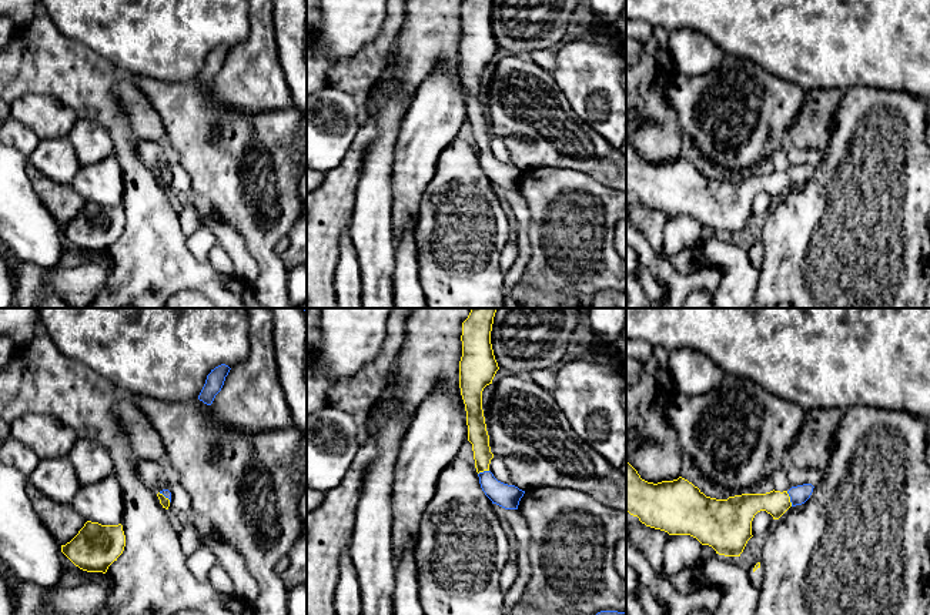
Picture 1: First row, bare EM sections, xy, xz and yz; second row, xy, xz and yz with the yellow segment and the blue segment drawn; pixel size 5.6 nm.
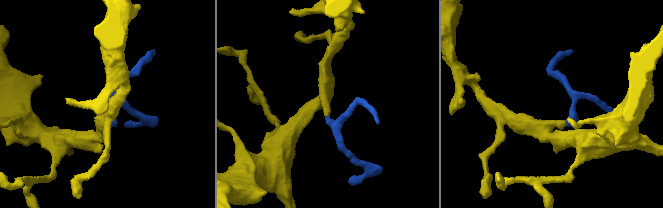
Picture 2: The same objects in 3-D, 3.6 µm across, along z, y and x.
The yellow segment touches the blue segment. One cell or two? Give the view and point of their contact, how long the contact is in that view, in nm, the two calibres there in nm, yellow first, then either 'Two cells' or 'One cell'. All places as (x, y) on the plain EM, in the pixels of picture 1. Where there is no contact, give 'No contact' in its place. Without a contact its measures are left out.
Touches yellow at yz (789, 179). Shared border 90 nm. Thickness 140 nm (yellow) against 100 nm. One cell

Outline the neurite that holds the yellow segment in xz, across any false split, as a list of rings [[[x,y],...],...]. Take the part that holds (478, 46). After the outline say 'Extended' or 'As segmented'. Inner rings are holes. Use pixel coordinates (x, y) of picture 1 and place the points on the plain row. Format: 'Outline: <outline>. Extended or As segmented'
Outline: [[[465,0],[462,3],[462,37],[459,68],[466,91],[468,121],[472,124],[475,148],[485,176],[505,190],[518,190],[525,171],[498,161],[489,151],[494,134],[486,111],[482,71],[499,50],[491,24],[494,0]]]. Extended

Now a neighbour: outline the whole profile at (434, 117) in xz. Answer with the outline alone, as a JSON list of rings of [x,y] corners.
[[[438,63],[417,88],[395,143],[394,240],[407,227],[415,228],[422,195],[435,176],[438,158],[466,120],[466,91],[459,64],[452,74],[444,63]]]

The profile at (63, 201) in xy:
[[[29,164],[27,174],[43,205],[60,225],[70,223],[87,203],[71,184],[60,184]]]

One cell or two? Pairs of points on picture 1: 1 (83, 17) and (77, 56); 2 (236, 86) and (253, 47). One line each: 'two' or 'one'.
1: two
2: one

